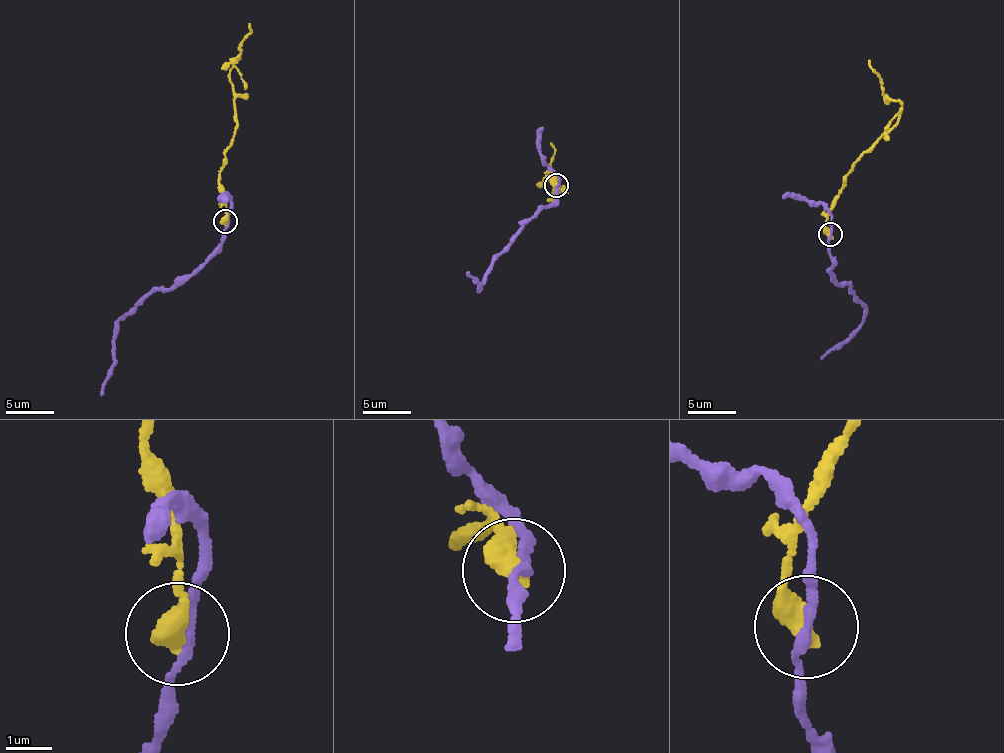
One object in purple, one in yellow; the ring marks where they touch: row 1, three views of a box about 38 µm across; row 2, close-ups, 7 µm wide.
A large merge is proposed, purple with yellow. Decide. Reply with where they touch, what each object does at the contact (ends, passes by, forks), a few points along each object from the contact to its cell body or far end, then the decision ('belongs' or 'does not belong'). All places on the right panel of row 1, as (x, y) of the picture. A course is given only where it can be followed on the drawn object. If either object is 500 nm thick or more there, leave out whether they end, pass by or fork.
(830, 234) | purple via (829, 235), (831, 278), (850, 285), (849, 289), (866, 308), (860, 329), (821, 360) | yellow via (829, 235), (827, 213), (852, 162), (865, 153), (901, 112), (897, 100), (883, 94), (879, 73), (868, 59) | does not belong

